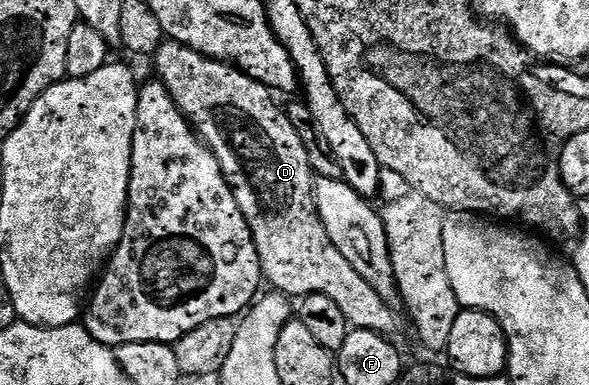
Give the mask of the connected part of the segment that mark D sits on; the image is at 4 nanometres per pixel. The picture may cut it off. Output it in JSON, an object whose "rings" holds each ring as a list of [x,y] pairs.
{"rings":[[[165,41],[156,50],[154,62],[160,74],[157,75],[159,82],[164,84],[180,112],[188,118],[192,130],[212,150],[214,157],[218,157],[218,165],[256,238],[260,268],[267,286],[269,283],[272,286],[269,288],[289,297],[325,295],[338,304],[342,313],[346,313],[353,328],[373,331],[385,337],[395,336],[400,327],[396,320],[397,308],[382,301],[382,297],[362,281],[358,269],[354,269],[354,265],[334,249],[334,241],[330,241],[326,225],[322,225],[322,217],[316,208],[316,179],[310,157],[306,157],[306,145],[302,145],[298,129],[290,125],[287,110],[276,104],[277,96],[272,88],[252,79],[231,63],[211,59],[181,43]]]}

